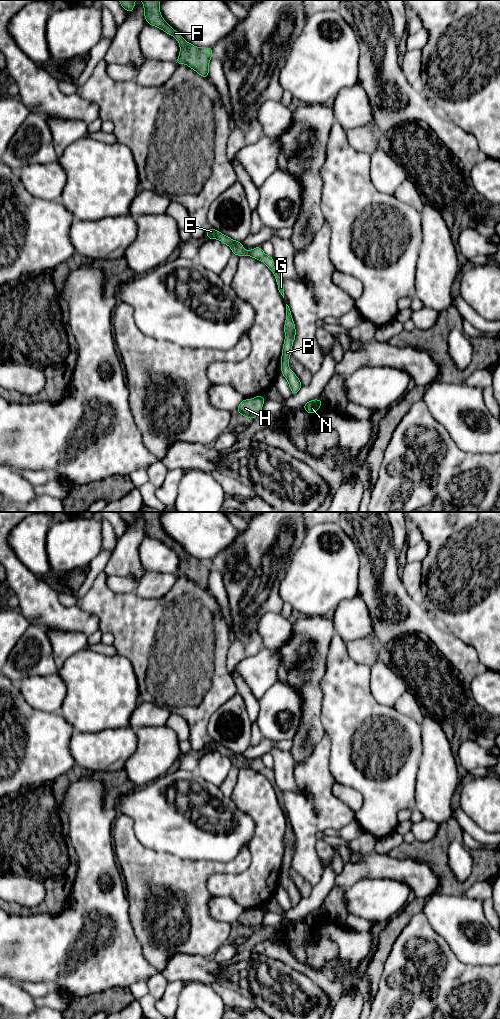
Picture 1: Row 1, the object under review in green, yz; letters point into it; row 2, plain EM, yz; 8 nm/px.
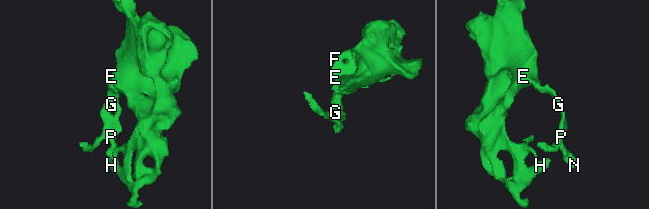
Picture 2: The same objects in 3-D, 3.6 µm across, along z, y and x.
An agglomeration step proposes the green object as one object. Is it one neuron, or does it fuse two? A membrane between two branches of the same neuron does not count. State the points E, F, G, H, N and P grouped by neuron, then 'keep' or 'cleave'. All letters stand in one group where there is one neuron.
E F G H N P | keep

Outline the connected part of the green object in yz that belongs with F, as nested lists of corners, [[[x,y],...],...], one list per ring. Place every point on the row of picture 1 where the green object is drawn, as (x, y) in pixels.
[[[141,0],[146,22],[151,26],[160,28],[168,35],[174,36],[179,42],[180,53],[175,61],[176,65],[185,63],[189,68],[195,70],[200,77],[209,78],[209,63],[213,49],[209,47],[199,48],[185,41],[183,36],[174,30],[160,14],[160,1]]]

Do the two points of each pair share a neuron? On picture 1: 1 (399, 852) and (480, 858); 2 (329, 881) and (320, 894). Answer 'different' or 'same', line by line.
1: same
2: same

